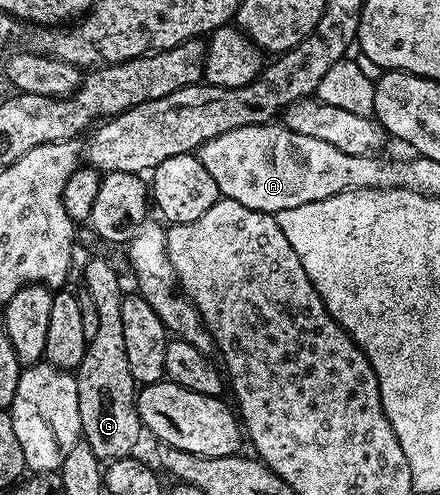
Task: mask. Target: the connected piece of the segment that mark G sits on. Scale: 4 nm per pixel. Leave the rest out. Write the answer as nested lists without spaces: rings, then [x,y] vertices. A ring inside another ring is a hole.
[[[91,259],[83,267],[82,290],[92,299],[98,316],[98,332],[93,339],[87,341],[85,357],[81,357],[81,365],[74,372],[77,381],[77,405],[81,409],[82,442],[93,449],[93,453],[101,461],[125,459],[136,454],[135,446],[139,443],[139,405],[137,402],[137,384],[133,373],[129,373],[129,356],[125,354],[125,328],[121,325],[121,305],[125,288],[119,284],[119,275],[115,267],[107,259]]]

